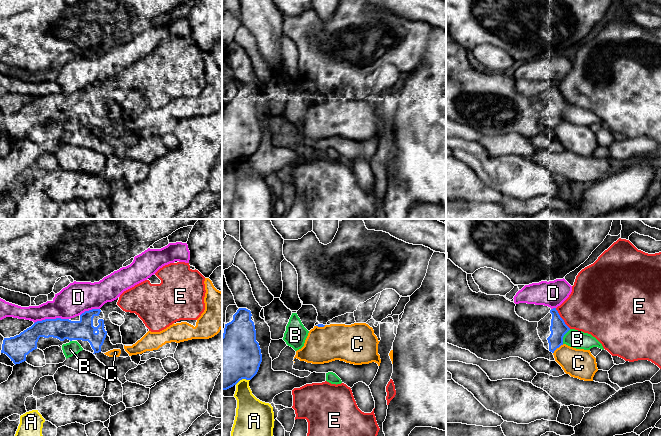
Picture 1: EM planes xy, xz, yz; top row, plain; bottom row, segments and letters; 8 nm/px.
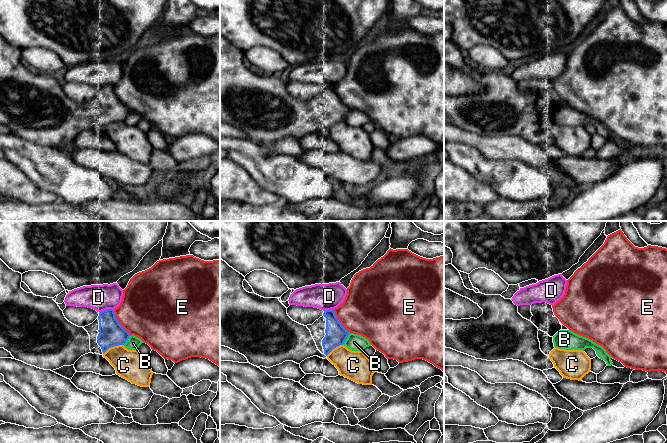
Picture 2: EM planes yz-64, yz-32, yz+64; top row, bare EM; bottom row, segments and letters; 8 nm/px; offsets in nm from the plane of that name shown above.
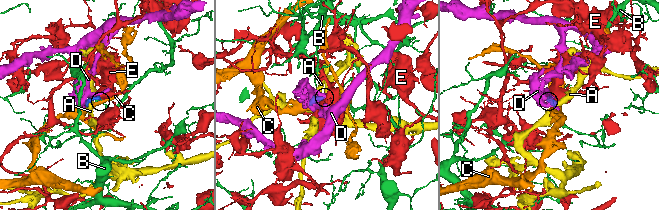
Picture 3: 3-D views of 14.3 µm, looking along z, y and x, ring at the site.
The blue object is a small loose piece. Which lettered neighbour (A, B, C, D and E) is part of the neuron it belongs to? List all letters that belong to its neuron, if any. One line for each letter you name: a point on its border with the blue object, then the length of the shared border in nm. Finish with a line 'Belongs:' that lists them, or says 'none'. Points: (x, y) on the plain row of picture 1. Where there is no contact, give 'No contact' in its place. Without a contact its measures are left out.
Belongs: none

